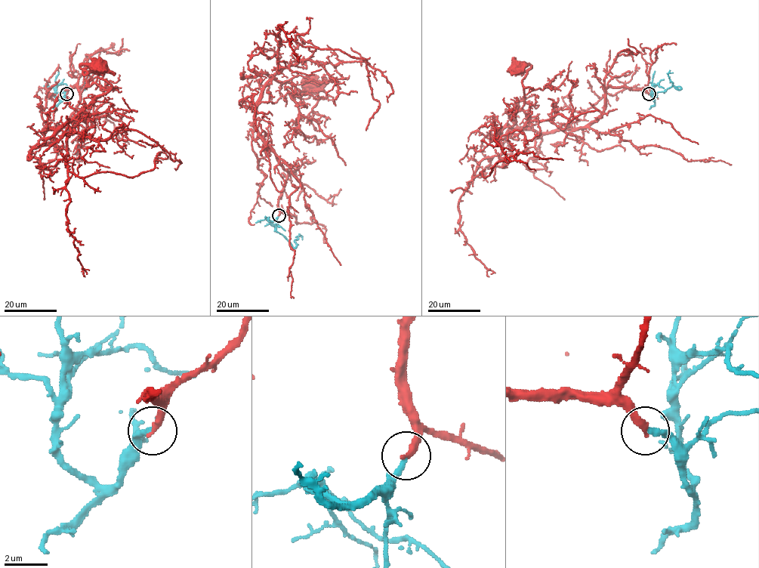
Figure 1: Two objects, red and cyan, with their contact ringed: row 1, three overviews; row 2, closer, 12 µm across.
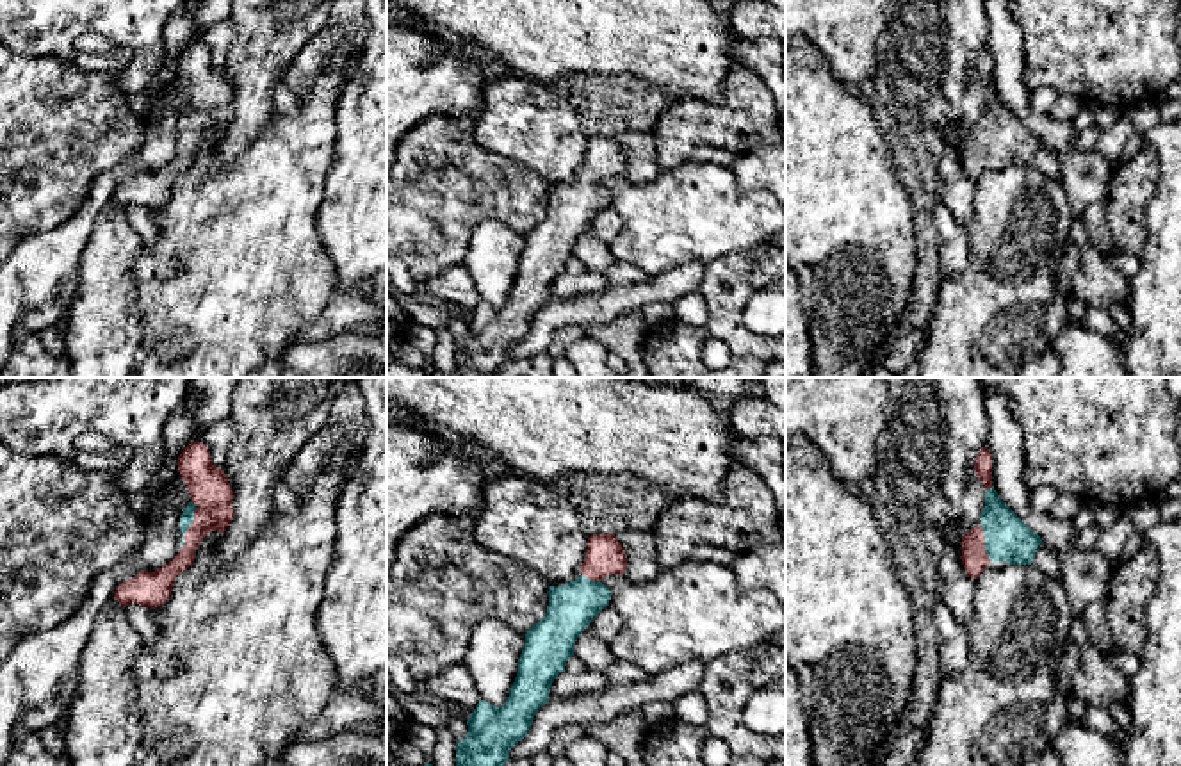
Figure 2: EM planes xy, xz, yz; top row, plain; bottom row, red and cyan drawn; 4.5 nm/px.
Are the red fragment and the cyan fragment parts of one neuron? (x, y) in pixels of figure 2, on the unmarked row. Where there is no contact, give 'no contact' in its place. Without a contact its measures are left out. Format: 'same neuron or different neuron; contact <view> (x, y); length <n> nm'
same neuron; contact xy (187, 130); length 200 nm

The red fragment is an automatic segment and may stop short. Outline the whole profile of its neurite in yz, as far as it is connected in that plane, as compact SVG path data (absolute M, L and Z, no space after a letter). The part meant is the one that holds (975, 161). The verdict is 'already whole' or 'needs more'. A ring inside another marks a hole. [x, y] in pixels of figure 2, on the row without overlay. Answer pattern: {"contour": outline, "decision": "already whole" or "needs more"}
{"contour": "M987 48L978 53L974 71L985 86L981 125L962 137L962 166L971 180L978 180L990 162L1031 166L1044 144L992 89L992 55Z", "decision": "needs more"}

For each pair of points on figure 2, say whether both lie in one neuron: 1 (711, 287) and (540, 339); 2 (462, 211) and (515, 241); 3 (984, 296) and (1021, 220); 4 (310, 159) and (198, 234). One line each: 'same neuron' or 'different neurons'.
1: different neurons
2: different neurons
3: same neuron
4: same neuron

